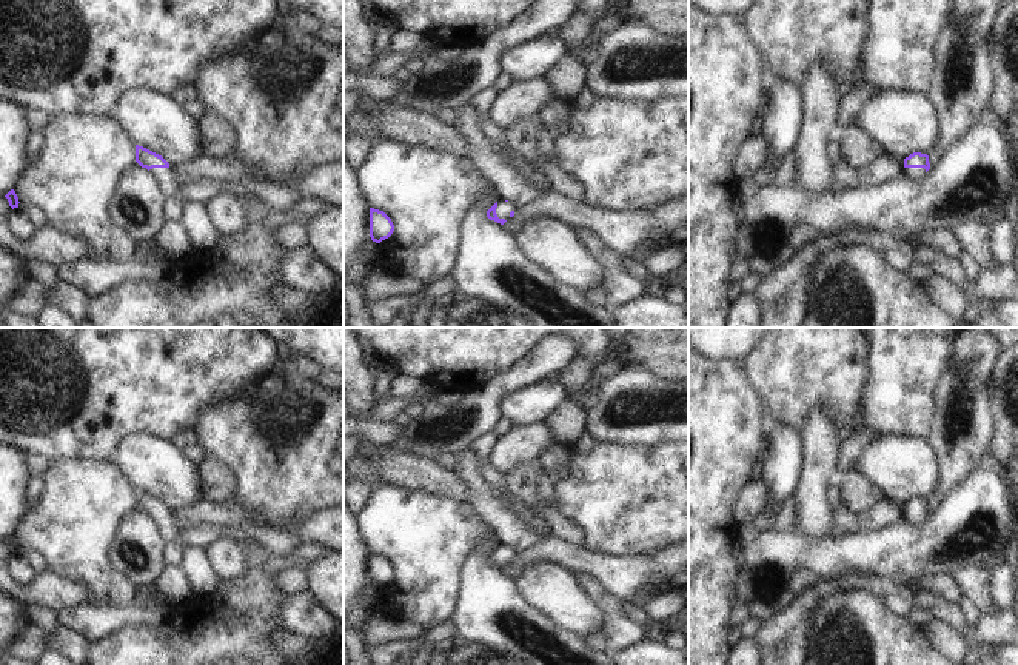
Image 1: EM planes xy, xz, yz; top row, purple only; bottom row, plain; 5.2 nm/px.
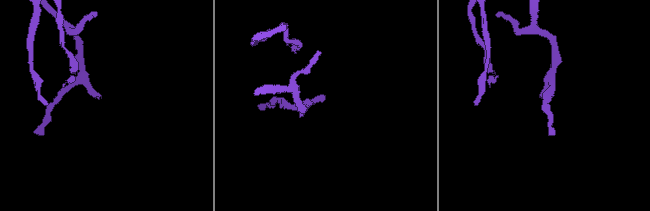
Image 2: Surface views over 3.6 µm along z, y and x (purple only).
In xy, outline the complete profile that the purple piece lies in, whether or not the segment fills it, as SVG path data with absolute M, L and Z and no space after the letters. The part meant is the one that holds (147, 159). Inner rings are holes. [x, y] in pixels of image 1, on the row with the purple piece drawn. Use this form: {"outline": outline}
{"outline": "M136 145L136 162L142 168L146 168L156 177L156 180L163 188L166 197L177 197L180 202L183 202L179 195L176 174L162 155Z"}

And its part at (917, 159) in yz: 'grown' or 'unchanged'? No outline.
grown

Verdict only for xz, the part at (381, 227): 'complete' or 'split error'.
complete

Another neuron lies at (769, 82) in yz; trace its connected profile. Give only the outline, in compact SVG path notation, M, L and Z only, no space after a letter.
M765 68L765 74L762 79L762 88L764 88L764 100L767 102L767 105L770 105L773 100L776 85L778 85L776 77L769 68Z

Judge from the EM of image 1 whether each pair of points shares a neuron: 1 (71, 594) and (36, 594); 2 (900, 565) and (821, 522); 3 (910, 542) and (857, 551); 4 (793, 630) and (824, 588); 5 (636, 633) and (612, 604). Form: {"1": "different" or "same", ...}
{"1": "same", "2": "different", "3": "same", "4": "same", "5": "same"}

